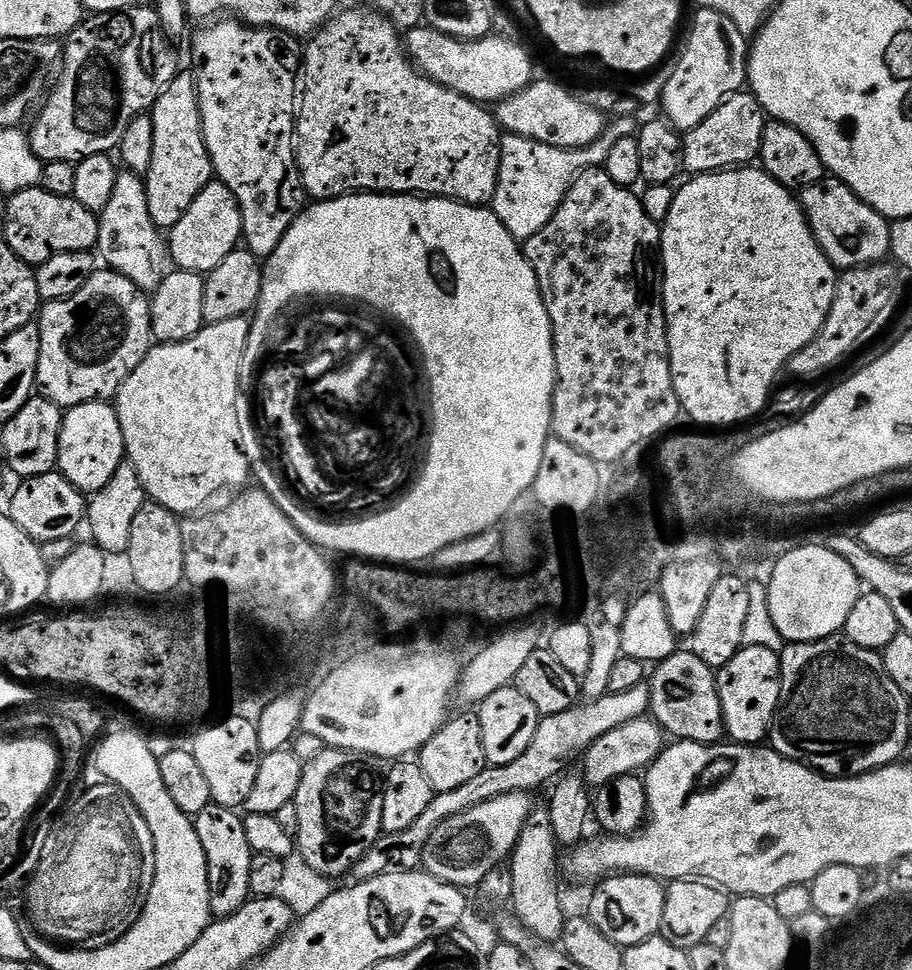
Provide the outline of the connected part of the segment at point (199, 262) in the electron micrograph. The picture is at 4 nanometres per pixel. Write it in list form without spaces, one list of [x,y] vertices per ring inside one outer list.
[[[208,184],[190,202],[190,210],[178,218],[178,222],[167,233],[166,243],[171,263],[181,272],[207,274],[226,258],[226,254],[236,251],[242,240],[244,223],[240,213],[238,198],[224,184]]]

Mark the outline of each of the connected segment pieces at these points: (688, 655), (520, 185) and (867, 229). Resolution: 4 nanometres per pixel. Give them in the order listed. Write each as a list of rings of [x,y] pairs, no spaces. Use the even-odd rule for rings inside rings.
[[[678,650],[670,658],[659,661],[651,669],[647,681],[650,694],[651,719],[655,720],[669,737],[677,741],[689,740],[699,744],[719,744],[725,739],[724,715],[718,698],[716,672],[691,650]]]
[[[617,116],[605,127],[604,132],[590,146],[585,148],[555,148],[546,146],[537,140],[522,138],[521,136],[505,135],[500,141],[500,169],[498,170],[498,186],[490,205],[497,220],[506,226],[506,230],[515,240],[527,242],[554,218],[558,206],[566,198],[572,183],[585,168],[599,168],[606,162],[607,155],[610,154],[611,147],[617,145],[618,141],[627,136],[636,136],[638,132],[638,120],[636,116]]]
[[[825,178],[803,189],[798,196],[800,209],[808,219],[810,230],[826,258],[837,268],[866,268],[889,259],[891,223],[887,216],[878,214],[850,186],[835,178]]]

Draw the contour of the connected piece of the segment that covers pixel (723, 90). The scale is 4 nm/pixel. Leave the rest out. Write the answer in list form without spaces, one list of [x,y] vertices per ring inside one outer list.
[[[709,8],[696,10],[688,42],[680,56],[680,60],[673,65],[670,81],[666,82],[663,98],[660,103],[663,115],[676,131],[688,132],[698,126],[718,108],[729,96],[737,94],[747,83],[748,72],[748,40],[744,37],[738,26],[730,21],[724,14]]]

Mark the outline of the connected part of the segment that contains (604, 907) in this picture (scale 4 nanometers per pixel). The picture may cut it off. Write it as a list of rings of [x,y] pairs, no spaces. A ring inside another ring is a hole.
[[[613,874],[601,879],[593,888],[596,889],[588,900],[586,915],[610,942],[623,949],[633,948],[659,933],[665,909],[665,885],[661,881],[639,874]]]

